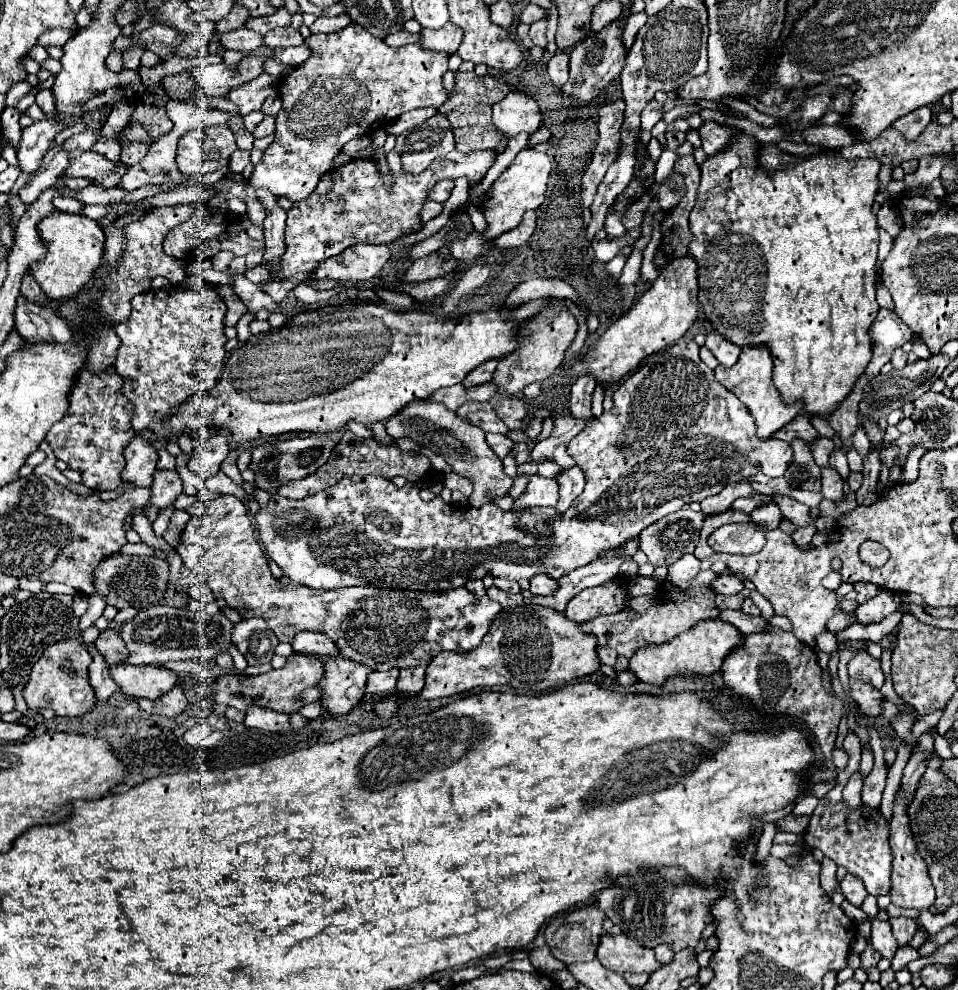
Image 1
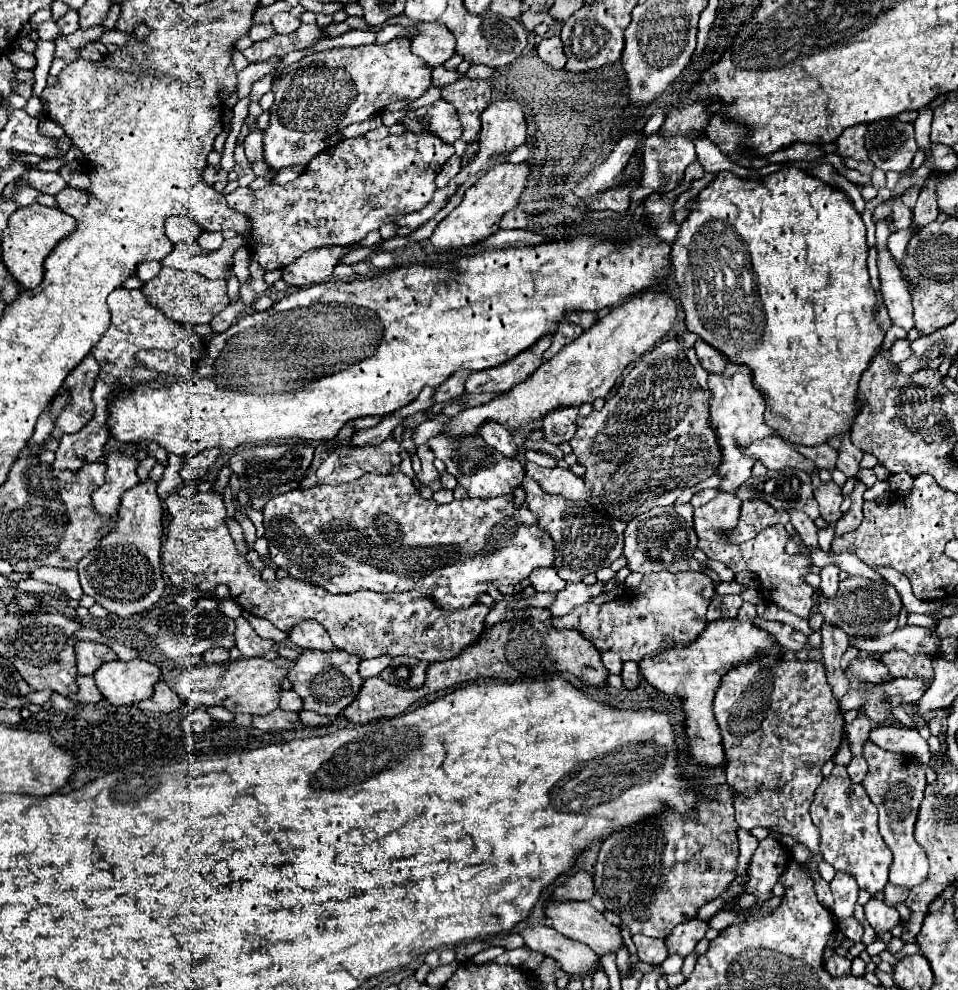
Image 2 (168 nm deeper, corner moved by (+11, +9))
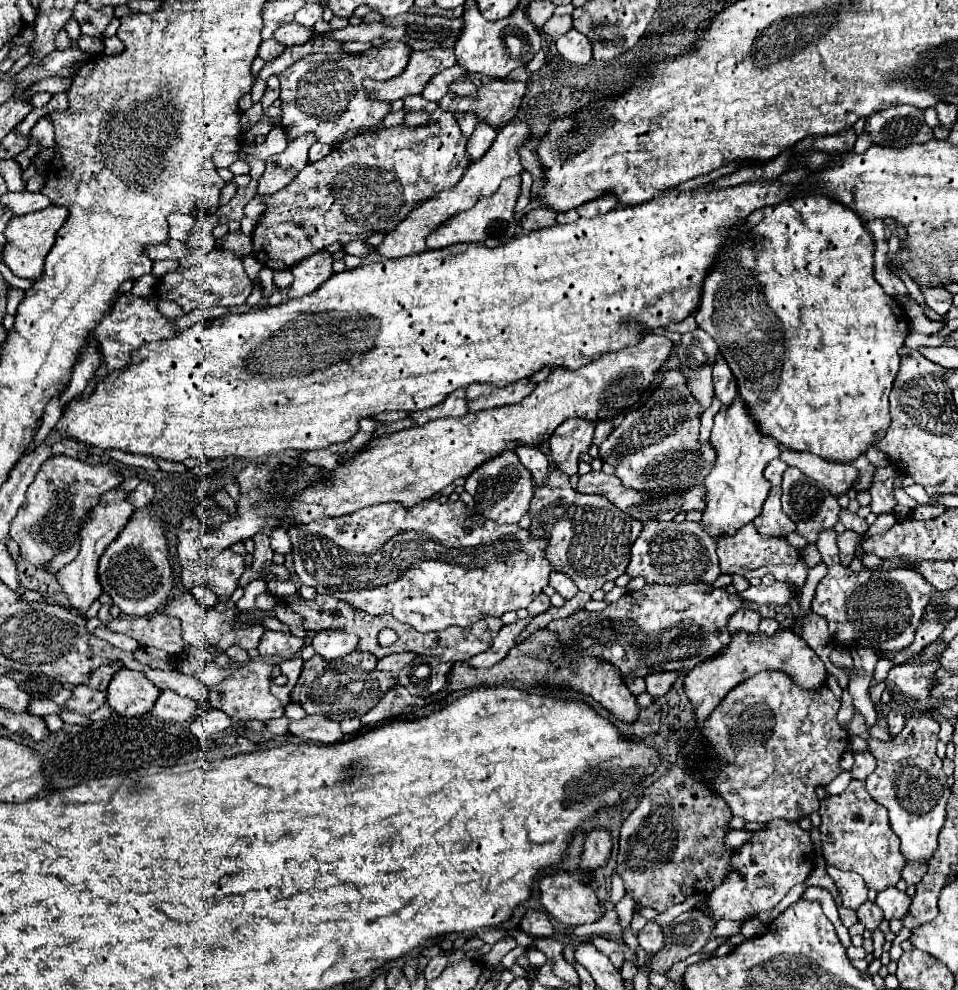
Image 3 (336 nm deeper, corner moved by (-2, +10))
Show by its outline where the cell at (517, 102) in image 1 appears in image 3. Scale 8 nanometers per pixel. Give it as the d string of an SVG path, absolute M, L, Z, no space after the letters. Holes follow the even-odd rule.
M514 118L512 122L508 122L506 126L502 126L498 130L498 136L494 138L490 150L478 162L474 162L474 164L470 164L466 168L466 172L464 172L462 180L458 182L458 186L442 190L434 198L426 200L422 206L414 208L408 214L408 218L404 222L400 222L396 226L396 230L392 230L386 236L386 240L380 244L378 252L382 256L386 256L386 258L402 258L402 256L424 252L426 250L426 238L428 238L428 234L432 234L442 222L446 222L448 218L452 218L458 212L470 210L480 196L494 194L498 190L498 186L500 186L502 180L510 178L510 176L516 176L516 174L520 174L524 170L522 164L520 164L520 152L518 150L528 142L528 138L530 138L530 128L528 128L526 122L522 122L518 118Z

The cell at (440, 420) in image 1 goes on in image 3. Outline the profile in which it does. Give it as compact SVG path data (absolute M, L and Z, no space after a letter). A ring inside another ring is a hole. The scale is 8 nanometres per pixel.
M504 450L496 458L486 460L482 466L472 470L464 488L474 496L474 508L478 514L496 520L498 524L512 524L520 522L520 518L528 512L528 504L534 494L534 478L512 450Z

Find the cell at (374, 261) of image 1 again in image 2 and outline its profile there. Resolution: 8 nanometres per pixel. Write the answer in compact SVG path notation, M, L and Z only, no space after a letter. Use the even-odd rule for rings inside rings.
M317 247L307 251L293 265L283 267L283 281L293 287L309 287L315 283L329 281L339 257L347 253L347 247Z

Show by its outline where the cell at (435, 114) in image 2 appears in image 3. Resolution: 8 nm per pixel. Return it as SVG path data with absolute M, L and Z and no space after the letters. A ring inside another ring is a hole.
M492 80L486 86L478 88L478 98L462 98L458 94L448 92L438 106L444 112L462 112L476 114L478 122L486 122L490 126L500 128L516 116L516 110L526 92L524 82L502 82Z

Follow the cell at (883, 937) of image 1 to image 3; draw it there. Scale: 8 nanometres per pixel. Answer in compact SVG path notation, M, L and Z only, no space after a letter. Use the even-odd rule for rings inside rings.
M888 888L878 892L876 906L884 912L886 920L902 920L908 914L910 908L910 898L906 892L898 892L896 888Z

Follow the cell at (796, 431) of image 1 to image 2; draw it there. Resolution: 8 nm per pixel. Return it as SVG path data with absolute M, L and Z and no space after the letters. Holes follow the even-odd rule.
M793 445L795 449L803 451L805 457L811 457L813 463L819 467L819 469L827 469L827 471L835 471L835 463L837 463L837 451L829 445L817 445L817 447L797 447Z

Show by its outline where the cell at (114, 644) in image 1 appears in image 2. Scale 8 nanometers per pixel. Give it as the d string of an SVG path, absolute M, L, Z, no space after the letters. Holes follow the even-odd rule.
M79 641L75 653L77 653L79 675L93 675L101 667L101 663L117 659L117 655L109 647L101 643L89 643L89 641Z

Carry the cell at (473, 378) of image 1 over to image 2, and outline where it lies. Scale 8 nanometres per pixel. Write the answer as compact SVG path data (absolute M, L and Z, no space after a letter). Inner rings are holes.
M457 371L457 375L451 375L445 383L441 383L441 387L435 389L433 401L435 403L445 403L449 399L455 399L455 397L463 395L465 393L463 385L465 385L467 377L469 377L469 371Z

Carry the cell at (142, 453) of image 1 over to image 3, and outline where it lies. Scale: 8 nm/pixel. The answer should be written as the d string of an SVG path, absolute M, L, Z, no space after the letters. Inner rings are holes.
M114 488L114 490L108 490L106 494L102 494L100 504L90 510L90 514L86 516L86 522L82 524L82 530L80 530L80 552L78 552L78 556L70 564L66 564L62 570L58 570L58 574L56 574L56 580L60 582L62 590L66 592L70 604L78 612L82 612L82 614L90 608L92 600L96 600L102 594L102 588L100 588L100 584L96 580L98 560L104 554L106 546L120 534L120 530L126 526L128 518L134 512L132 502L128 500L130 494L132 492L126 492L126 490L120 490L120 488Z

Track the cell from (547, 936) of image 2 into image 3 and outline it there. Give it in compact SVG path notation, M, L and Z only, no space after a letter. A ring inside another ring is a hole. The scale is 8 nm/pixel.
M528 912L526 918L520 922L520 928L534 938L554 938L556 936L554 926L548 914L544 912Z

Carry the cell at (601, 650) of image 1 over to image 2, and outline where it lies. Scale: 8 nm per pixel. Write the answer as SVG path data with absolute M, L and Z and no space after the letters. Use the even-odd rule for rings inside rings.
M605 651L605 653L601 653L601 659L603 659L603 665L609 669L609 673L613 673L613 675L621 675L623 661L619 659L617 653L613 653L613 651Z

